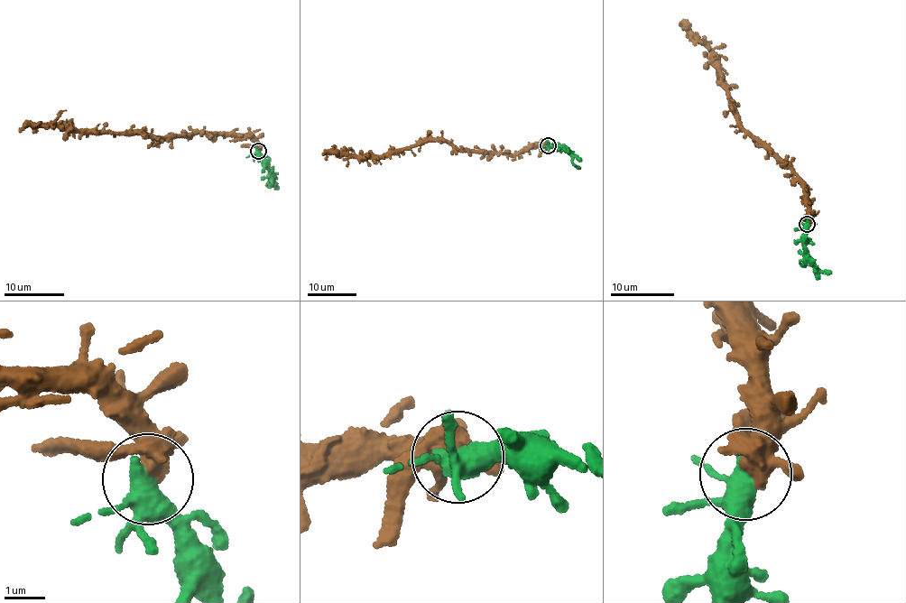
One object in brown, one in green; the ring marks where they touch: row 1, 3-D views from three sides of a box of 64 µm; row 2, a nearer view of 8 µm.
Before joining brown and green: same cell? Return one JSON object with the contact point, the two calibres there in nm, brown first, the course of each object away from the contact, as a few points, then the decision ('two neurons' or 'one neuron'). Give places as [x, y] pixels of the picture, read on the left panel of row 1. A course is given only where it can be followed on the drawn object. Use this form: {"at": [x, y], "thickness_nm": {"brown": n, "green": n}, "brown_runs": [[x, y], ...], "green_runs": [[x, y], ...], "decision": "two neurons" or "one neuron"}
{"at": [258, 151], "thickness_nm": {"brown": 360, "green": 400}, "brown_runs": [[258, 150], [248, 136], [220, 134], [161, 140], [140, 134], [70, 132], [53, 125], [29, 125], [20, 132]], "green_runs": [[258, 151], [262, 165], [269, 171], [271, 180], [268, 184], [272, 179]], "decision": "one neuron"}

